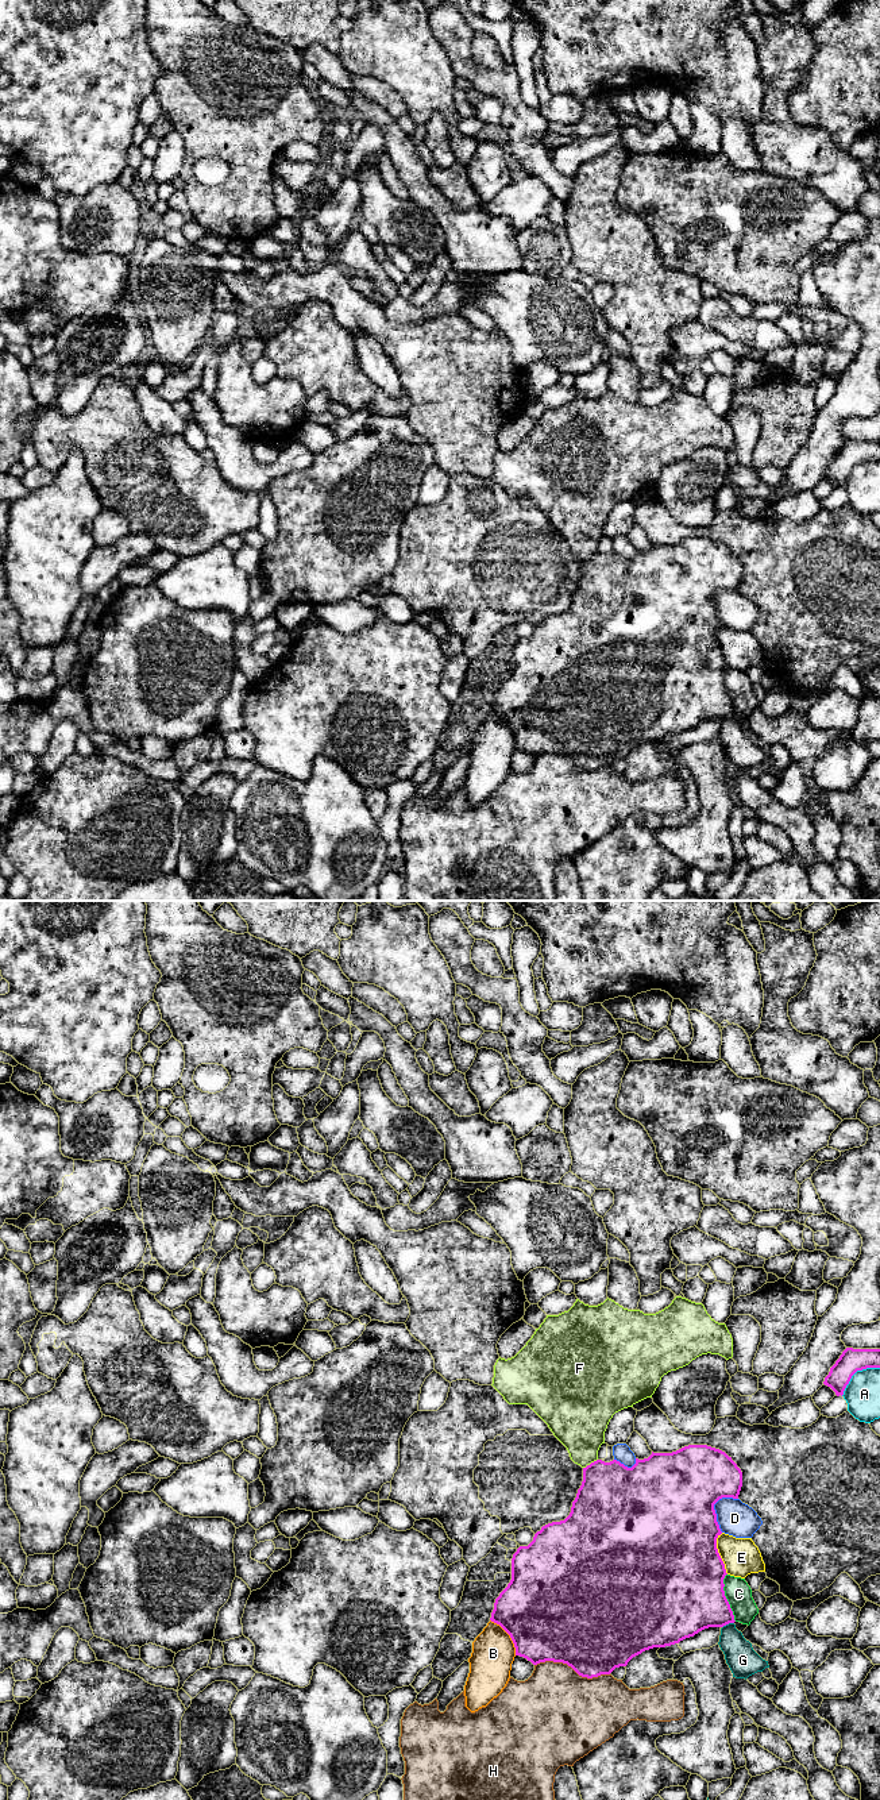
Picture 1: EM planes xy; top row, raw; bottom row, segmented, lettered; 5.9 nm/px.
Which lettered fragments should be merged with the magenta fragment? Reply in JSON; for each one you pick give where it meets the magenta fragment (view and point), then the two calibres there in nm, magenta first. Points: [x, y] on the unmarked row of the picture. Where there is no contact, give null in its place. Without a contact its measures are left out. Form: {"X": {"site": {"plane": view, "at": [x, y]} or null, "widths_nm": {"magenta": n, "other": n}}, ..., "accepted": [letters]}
{"accepted": []}

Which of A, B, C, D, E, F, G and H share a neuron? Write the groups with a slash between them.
A / B / C / D / E / F / G / H

